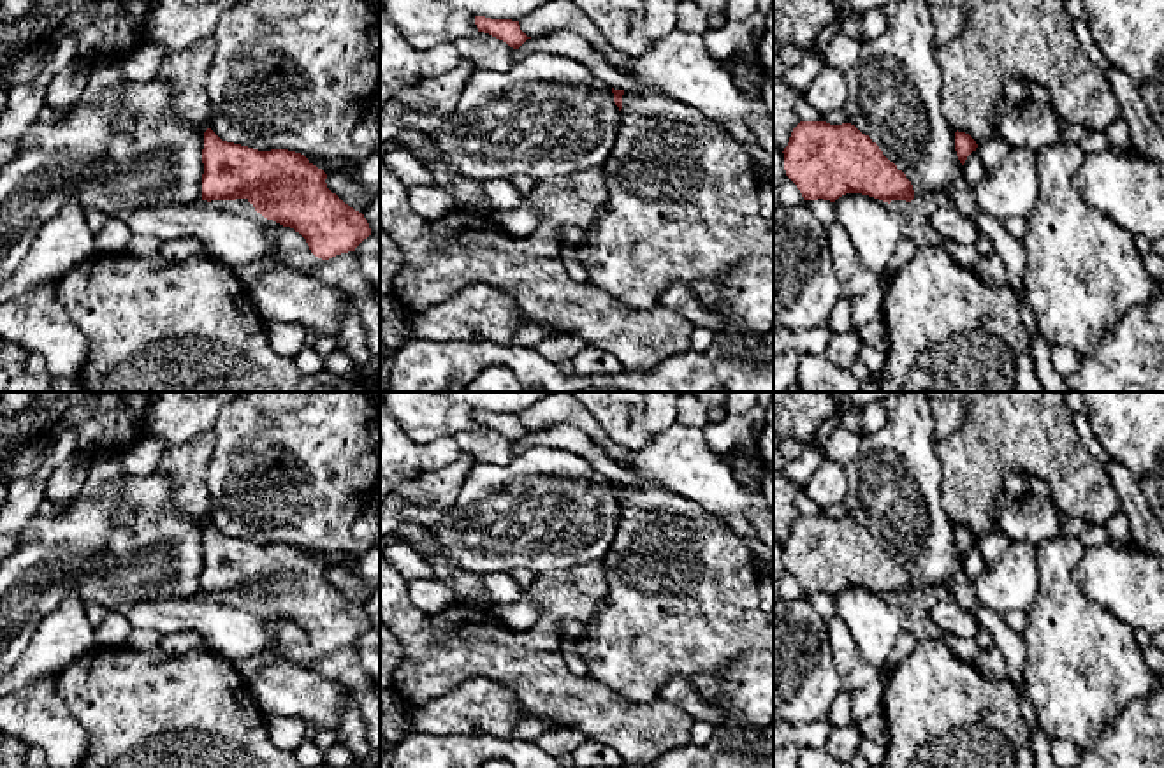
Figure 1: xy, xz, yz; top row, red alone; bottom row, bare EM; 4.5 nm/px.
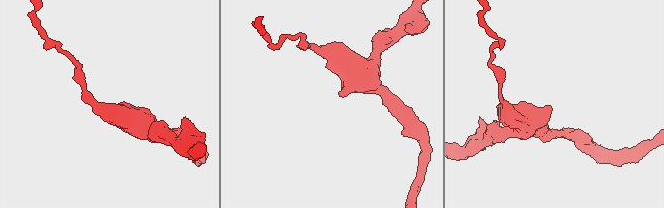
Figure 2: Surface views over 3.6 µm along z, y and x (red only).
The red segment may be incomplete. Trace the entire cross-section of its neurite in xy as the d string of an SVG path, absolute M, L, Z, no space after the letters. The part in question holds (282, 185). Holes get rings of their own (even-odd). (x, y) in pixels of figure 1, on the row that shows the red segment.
M204 132L202 200L246 199L257 213L299 232L322 260L355 251L371 235L362 213L327 188L327 174L288 149L258 151Z

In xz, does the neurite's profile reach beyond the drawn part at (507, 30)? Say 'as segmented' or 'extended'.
as segmented

